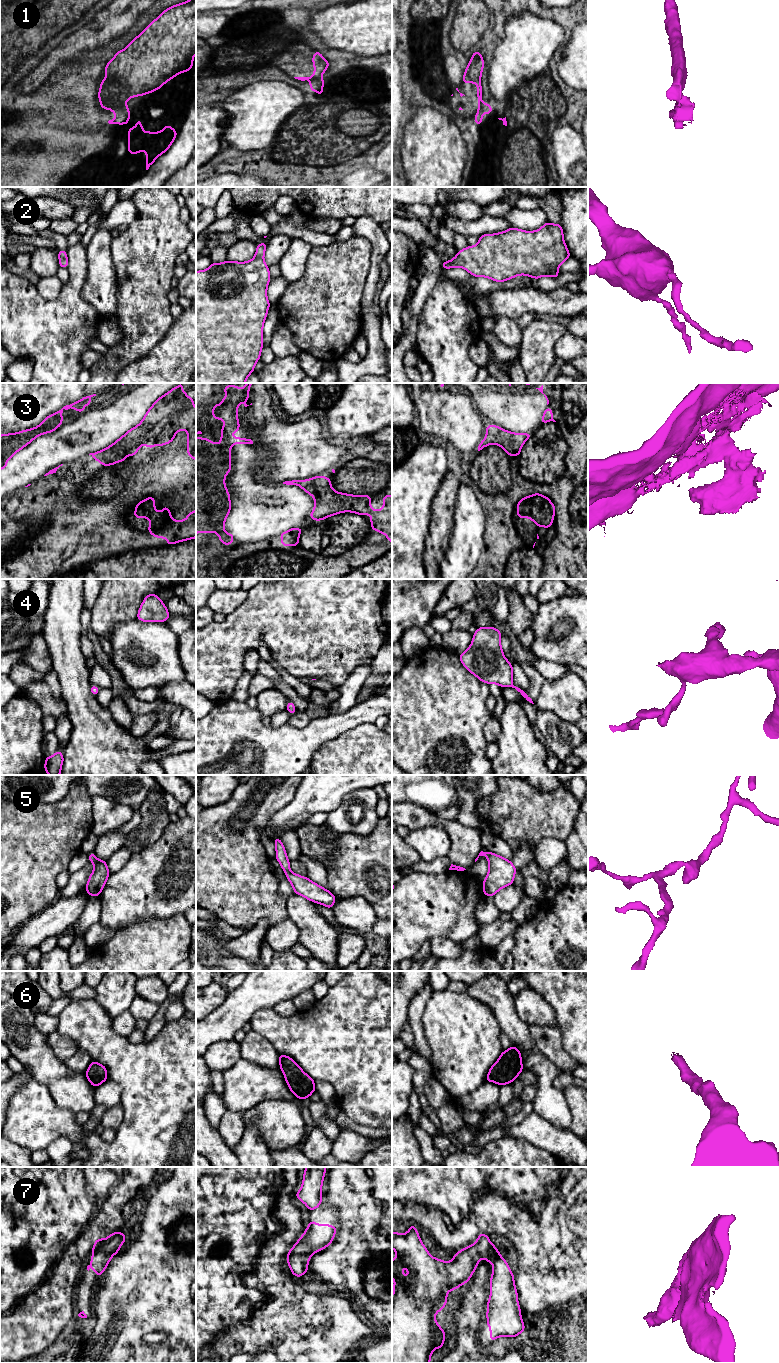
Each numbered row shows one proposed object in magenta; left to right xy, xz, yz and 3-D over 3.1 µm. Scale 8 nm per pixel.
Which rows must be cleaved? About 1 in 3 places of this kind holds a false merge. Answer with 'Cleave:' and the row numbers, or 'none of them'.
Cleave: 1, 3

